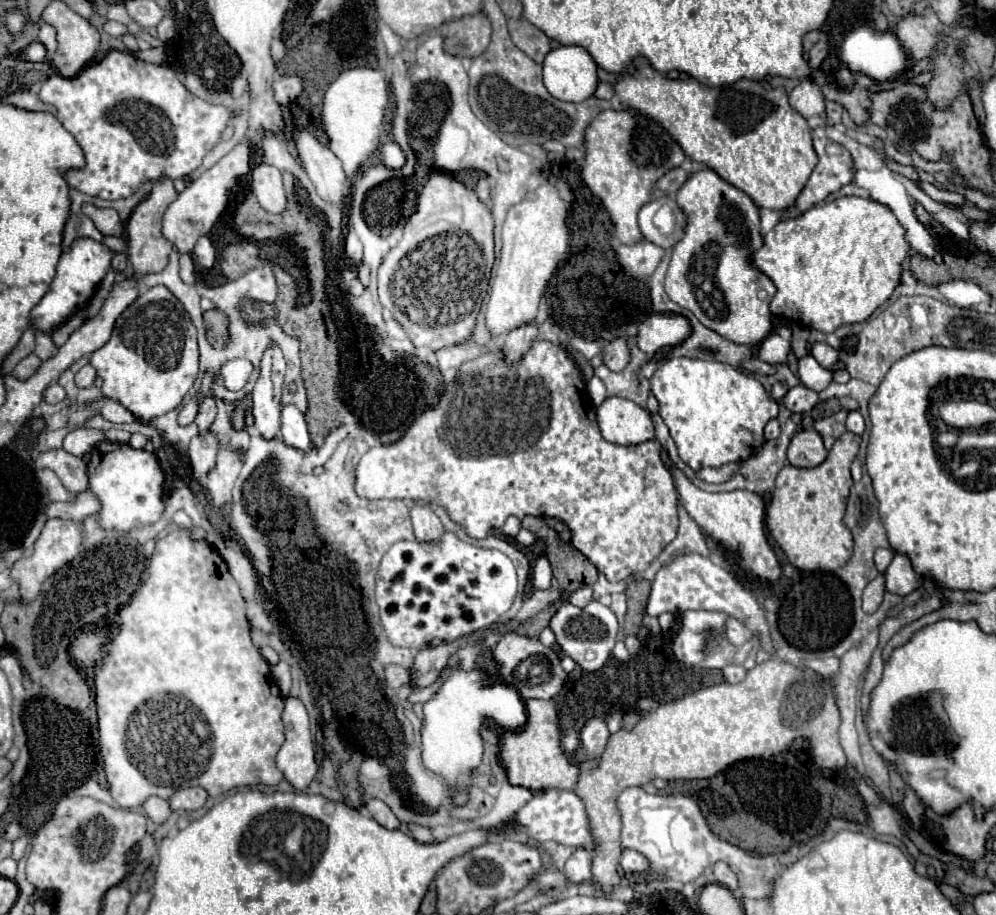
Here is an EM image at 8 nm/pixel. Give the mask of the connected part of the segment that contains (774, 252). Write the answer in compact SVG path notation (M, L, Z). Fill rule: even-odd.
M844 196L828 204L818 204L798 218L778 222L764 236L764 246L750 256L750 262L776 286L776 294L770 304L773 315L830 334L844 324L864 322L892 296L894 288L900 284L900 262L906 260L908 250L910 246L904 238L904 228L884 204L868 198Z

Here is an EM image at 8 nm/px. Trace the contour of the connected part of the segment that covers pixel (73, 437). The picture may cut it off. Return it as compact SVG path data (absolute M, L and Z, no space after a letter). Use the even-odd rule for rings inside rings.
M78 428L78 430L70 430L64 438L64 450L74 454L74 456L82 456L88 450L92 450L98 442L108 440L104 436L102 430L90 430L90 428Z

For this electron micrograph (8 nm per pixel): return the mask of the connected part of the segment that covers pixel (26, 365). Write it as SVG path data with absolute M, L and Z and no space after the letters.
M30 354L30 356L26 356L24 360L20 360L10 374L12 374L14 378L18 378L18 380L28 380L28 378L38 370L40 364L42 364L42 362L40 362L34 354Z

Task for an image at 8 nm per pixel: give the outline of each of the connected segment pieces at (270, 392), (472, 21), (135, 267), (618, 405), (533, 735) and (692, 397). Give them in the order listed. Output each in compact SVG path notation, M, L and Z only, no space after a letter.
M274 346L266 350L260 364L260 378L252 392L252 416L254 428L264 440L280 436L280 412L282 412L282 380L284 380L284 358Z
M486 14L464 16L446 26L444 50L458 58L476 58L490 44L490 22Z
M160 178L154 182L154 188L150 192L150 196L140 202L140 206L136 206L136 210L130 214L128 222L126 222L126 236L128 236L128 262L132 268L132 278L142 278L146 274L156 274L162 272L168 266L168 258L174 252L172 242L168 242L162 236L160 230L160 222L164 216L164 210L178 198L178 192L174 188L174 180L172 178Z
M606 398L598 410L598 426L604 440L616 444L640 444L654 438L650 414L632 400Z
M528 700L528 724L520 732L504 732L500 742L500 760L508 772L510 784L530 790L574 790L580 776L580 770L572 766L562 752L558 708L554 700Z
M670 358L650 378L652 394L658 400L658 414L670 428L670 436L676 442L680 458L692 468L700 470L706 466L718 468L728 462L746 462L764 444L764 426L768 420L778 416L776 400L764 390L764 386L752 376L738 368L722 362L706 362L698 358Z

